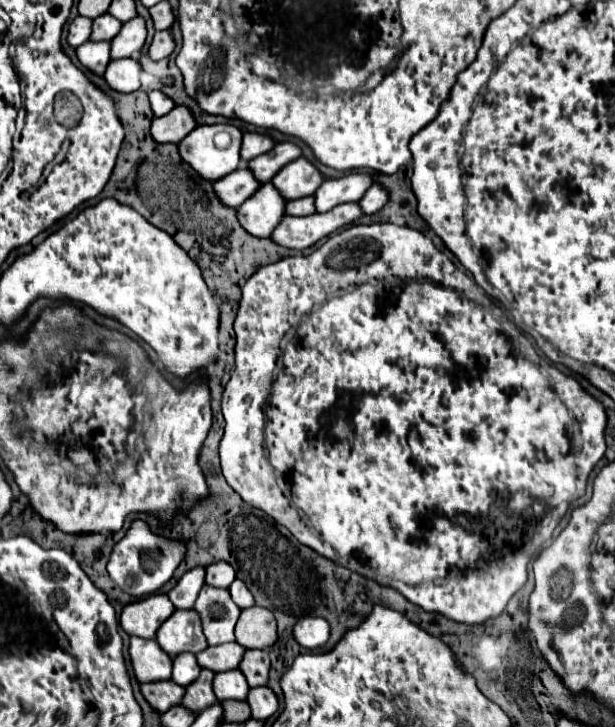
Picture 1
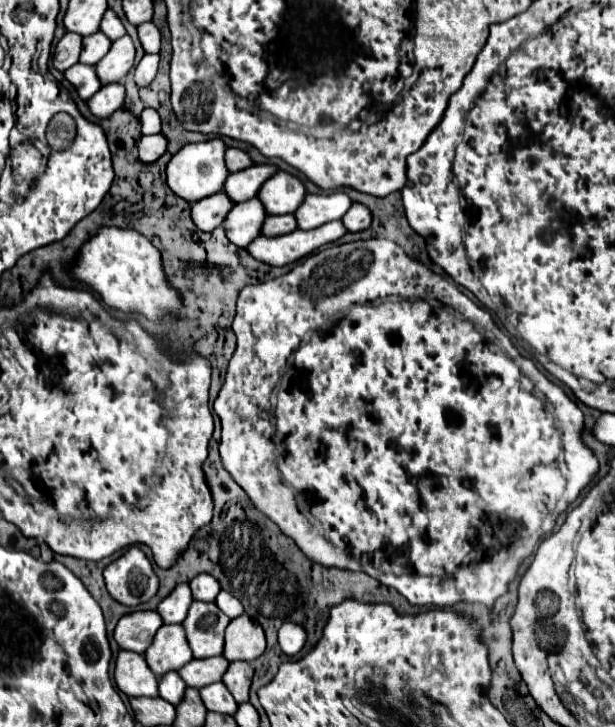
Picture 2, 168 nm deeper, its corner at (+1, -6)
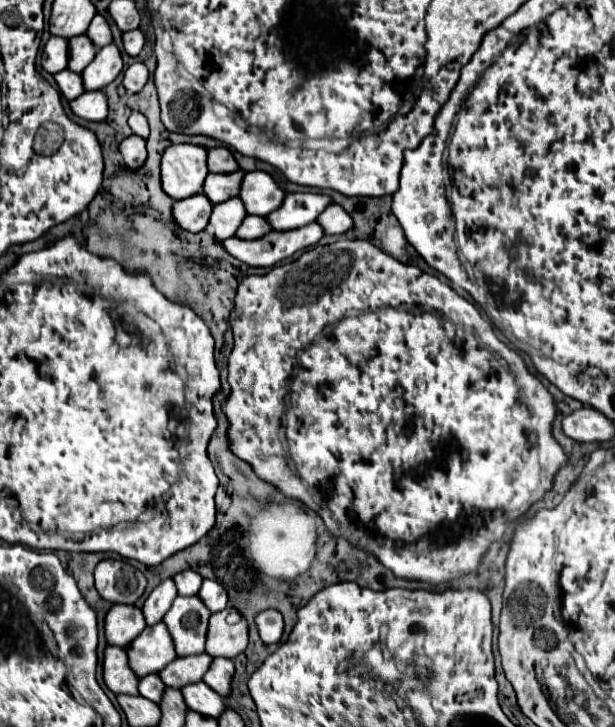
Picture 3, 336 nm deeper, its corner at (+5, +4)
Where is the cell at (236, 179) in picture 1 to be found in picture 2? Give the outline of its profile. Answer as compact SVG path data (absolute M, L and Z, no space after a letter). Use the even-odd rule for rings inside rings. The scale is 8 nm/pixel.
M219 191L217 195L209 195L197 203L193 203L191 207L191 215L193 215L193 223L201 229L201 231L213 231L215 227L219 227L227 213L233 209L233 201L227 197L225 191Z

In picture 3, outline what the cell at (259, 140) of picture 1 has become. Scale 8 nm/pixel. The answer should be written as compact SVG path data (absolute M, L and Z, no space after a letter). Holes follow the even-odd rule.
M225 147L209 149L209 153L207 153L207 167L209 167L209 173L233 173L233 171L239 169L239 165L233 159L231 151L225 149Z

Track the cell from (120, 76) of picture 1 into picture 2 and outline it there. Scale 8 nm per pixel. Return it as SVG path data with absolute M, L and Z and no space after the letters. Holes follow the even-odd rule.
M109 83L101 87L91 99L89 109L95 117L109 117L125 101L125 87L121 83Z

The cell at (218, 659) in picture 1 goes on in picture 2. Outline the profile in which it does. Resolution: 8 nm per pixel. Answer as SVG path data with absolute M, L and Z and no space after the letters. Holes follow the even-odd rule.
M217 655L217 657L209 657L209 659L193 659L179 671L179 675L183 677L183 681L189 687L201 689L201 687L221 681L227 667L229 667L229 661L223 655Z

